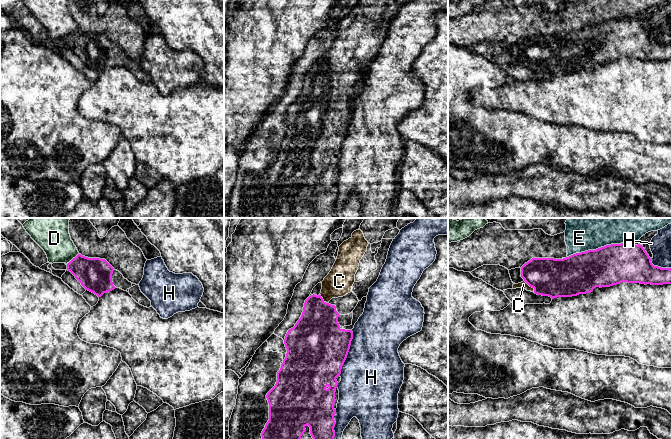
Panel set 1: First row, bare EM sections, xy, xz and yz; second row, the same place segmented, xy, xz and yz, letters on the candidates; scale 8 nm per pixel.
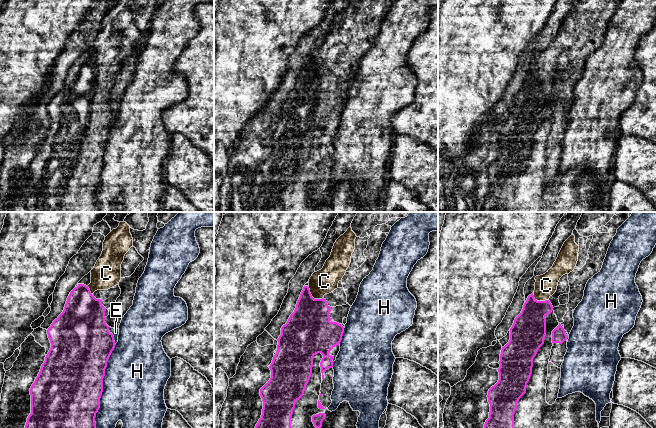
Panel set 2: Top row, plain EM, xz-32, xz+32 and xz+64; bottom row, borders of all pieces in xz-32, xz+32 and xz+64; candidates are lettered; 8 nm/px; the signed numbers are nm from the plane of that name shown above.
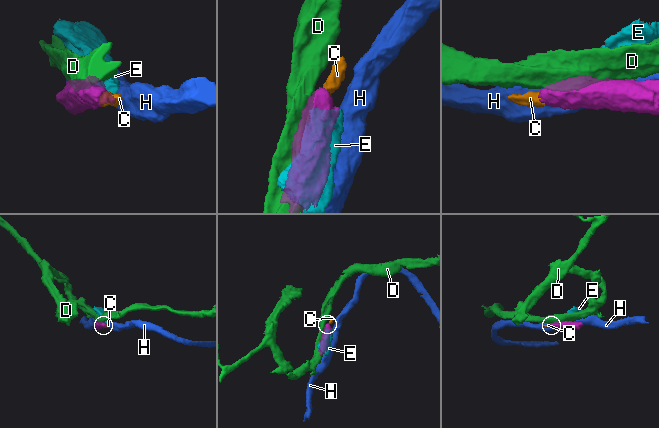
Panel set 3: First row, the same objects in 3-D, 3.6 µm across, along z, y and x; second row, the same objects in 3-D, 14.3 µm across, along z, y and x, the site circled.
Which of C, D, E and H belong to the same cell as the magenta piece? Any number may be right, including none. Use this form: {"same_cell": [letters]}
{"same_cell": ["C"]}

